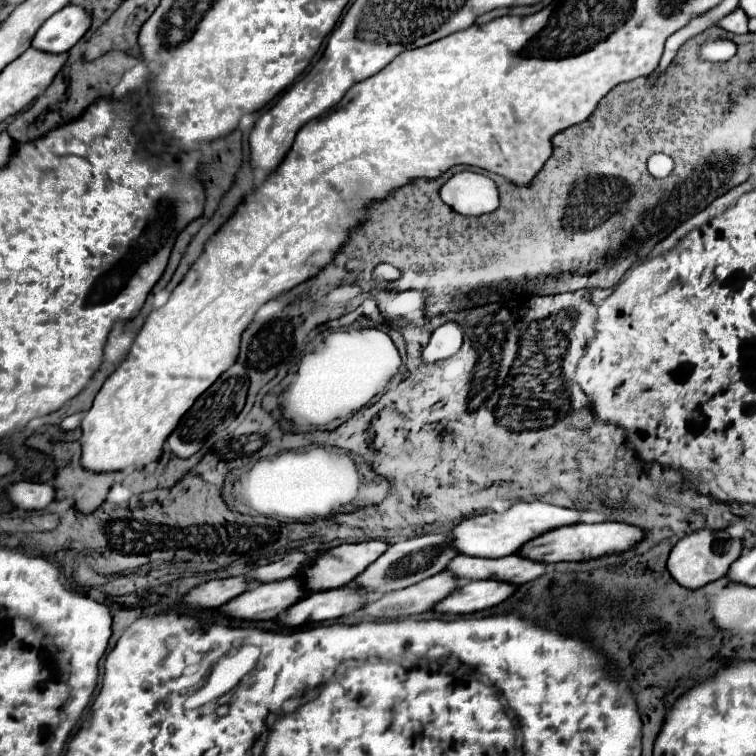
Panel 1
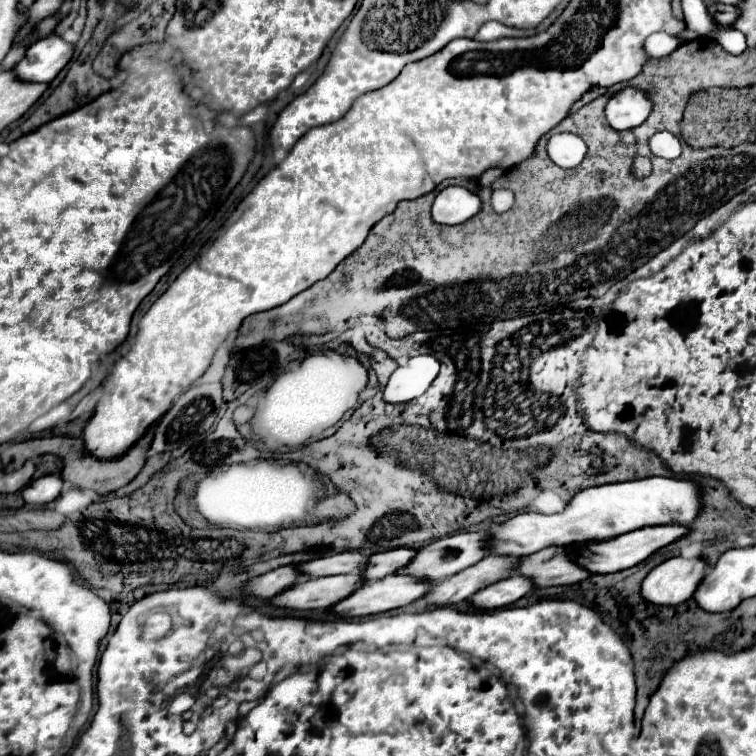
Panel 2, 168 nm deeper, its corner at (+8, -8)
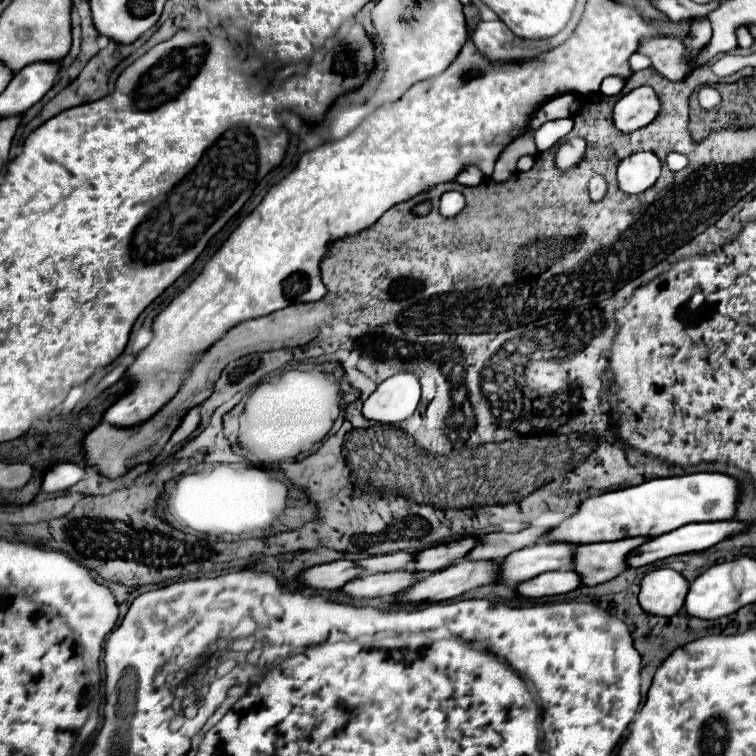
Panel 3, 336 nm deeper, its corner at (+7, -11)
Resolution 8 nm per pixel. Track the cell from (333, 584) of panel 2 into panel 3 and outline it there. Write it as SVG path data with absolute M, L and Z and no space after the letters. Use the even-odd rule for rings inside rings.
M400 570L400 572L386 572L386 574L364 574L356 580L350 580L342 590L352 598L376 598L376 596L390 596L408 590L416 584L420 574L416 570Z

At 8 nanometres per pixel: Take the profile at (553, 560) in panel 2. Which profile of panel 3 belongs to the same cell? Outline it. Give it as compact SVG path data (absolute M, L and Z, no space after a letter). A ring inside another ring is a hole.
M624 538L602 544L582 544L574 550L574 570L582 576L584 586L608 582L628 570L628 556L648 538Z

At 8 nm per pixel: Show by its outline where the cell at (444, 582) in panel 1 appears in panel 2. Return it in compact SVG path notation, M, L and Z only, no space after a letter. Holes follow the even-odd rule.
M487 555L483 561L455 573L455 577L449 577L445 581L439 581L431 585L431 593L421 597L431 607L445 607L455 605L471 597L471 593L477 593L479 589L501 581L509 577L517 567L517 557L499 557L499 555Z

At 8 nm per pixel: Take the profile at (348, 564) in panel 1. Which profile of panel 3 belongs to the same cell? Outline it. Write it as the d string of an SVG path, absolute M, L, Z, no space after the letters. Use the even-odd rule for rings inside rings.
M466 536L456 542L446 542L446 544L438 544L428 550L422 550L422 552L418 552L418 556L414 560L414 570L418 570L418 572L444 570L450 564L466 558L468 552L476 544L478 544L478 536Z

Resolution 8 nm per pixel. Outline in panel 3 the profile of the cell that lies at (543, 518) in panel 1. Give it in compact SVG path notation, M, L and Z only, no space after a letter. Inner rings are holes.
M684 474L672 478L656 478L638 486L604 492L586 498L578 512L548 532L550 540L566 540L572 544L614 542L632 536L662 536L690 522L732 520L740 500L740 482L728 474Z

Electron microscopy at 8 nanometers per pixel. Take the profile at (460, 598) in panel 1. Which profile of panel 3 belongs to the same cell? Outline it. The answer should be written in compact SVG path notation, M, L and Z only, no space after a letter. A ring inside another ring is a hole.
M556 570L556 572L544 572L532 580L520 582L518 592L522 596L530 598L542 598L542 596L554 596L554 594L566 594L582 586L582 578L574 570Z

